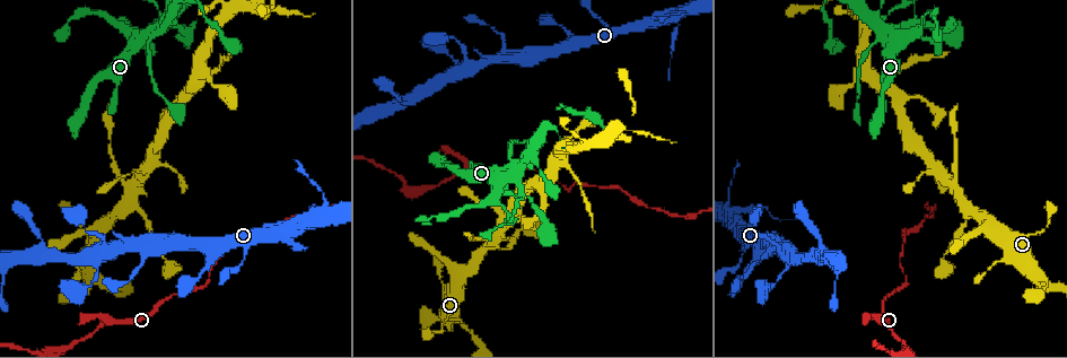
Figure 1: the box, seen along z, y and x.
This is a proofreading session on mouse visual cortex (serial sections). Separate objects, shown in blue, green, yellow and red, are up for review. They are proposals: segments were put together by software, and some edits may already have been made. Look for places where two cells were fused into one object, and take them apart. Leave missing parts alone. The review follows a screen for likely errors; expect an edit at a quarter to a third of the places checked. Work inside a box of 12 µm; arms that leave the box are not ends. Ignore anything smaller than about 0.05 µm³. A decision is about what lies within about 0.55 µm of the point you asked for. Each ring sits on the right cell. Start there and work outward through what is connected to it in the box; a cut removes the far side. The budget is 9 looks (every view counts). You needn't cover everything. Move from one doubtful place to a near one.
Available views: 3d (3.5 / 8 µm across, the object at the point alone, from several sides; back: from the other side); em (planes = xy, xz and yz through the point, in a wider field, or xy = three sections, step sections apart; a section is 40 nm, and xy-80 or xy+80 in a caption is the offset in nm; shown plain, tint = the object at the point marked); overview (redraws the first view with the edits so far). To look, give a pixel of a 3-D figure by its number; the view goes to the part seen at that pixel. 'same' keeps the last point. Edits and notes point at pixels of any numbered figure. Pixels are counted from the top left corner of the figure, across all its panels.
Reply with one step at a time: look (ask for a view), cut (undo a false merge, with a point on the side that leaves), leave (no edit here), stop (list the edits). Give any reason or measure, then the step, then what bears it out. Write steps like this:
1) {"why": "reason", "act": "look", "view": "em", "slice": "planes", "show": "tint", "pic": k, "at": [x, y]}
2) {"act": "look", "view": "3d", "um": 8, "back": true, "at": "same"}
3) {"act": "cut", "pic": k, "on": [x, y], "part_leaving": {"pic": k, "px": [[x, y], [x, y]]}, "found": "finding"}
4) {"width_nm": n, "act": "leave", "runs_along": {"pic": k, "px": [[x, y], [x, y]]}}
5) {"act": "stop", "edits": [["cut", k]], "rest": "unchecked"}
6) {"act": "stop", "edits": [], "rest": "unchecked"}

{"why": "four arms meet", "act": "look", "view": "3d", "um": 3.5, "pic": 1, "at": [126, 204]}

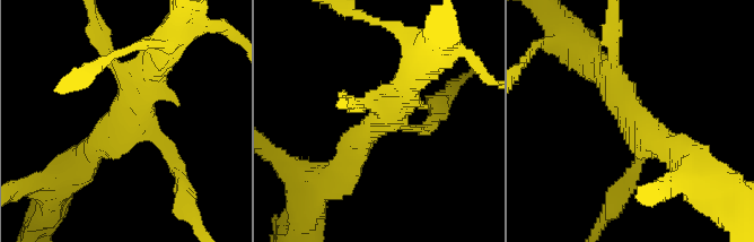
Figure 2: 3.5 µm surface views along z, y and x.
{"why": "need the tissue", "act": "look", "view": "em", "slice": "xy", "step": 2, "show": "tint", "pic": 2, "at": [126, 113]}

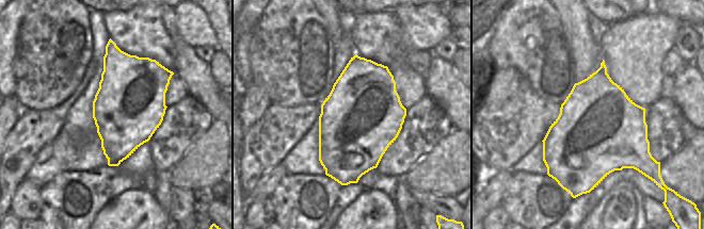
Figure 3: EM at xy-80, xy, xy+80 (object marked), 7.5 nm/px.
{"act": "look", "view": "em", "slice": "planes", "show": "tint", "at": "same"}

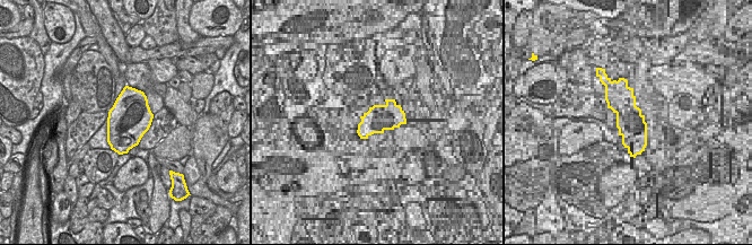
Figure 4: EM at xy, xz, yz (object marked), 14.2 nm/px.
{"arm_widths_nm": [150, 200, 350, 350], "act": "leave", "runs_along": {"pic": 2, "px": [[682, 157], [652, 140], [592, 60]]}, "found": "all the same cell"}

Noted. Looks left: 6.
{"why": "small branch off a trunk", "act": "look", "view": "3d", "um": 3.5, "pic": 1, "at": [200, 72]}

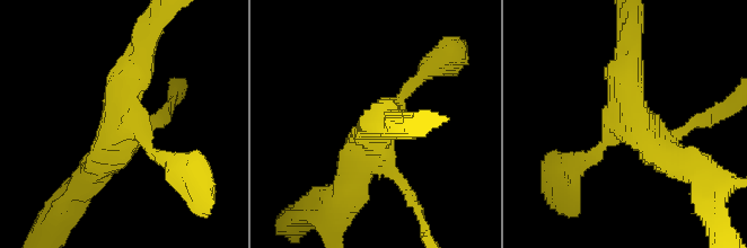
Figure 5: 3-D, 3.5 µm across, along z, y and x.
{"act": "look", "view": "em", "slice": "xy", "step": 1, "show": "tint", "pic": 5, "at": [639, 125]}

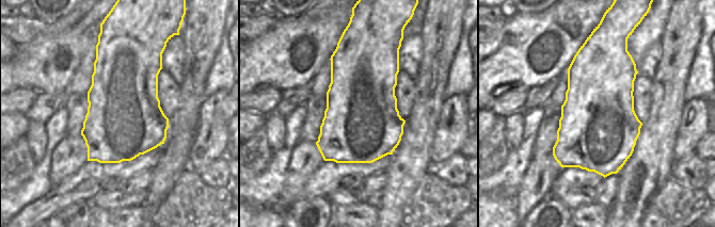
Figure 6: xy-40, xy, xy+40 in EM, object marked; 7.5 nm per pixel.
{"width_nm": 600, "act": "leave", "runs_along": {"pic": 5, "px": [[690, 161], [640, 130], [629, 56]]}, "found": "all the same cell"}

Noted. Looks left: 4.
{"why": "narrows sharply", "act": "look", "view": "3d", "um": 8, "pic": 1, "at": [521, 196]}

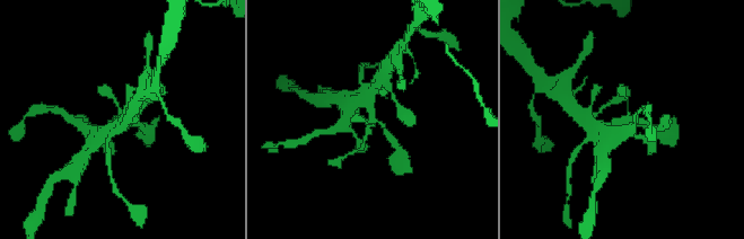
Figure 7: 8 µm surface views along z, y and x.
{"why": "need the tissue", "act": "look", "view": "em", "slice": "xy", "step": 5, "show": "tint", "pic": 7, "at": [627, 119]}

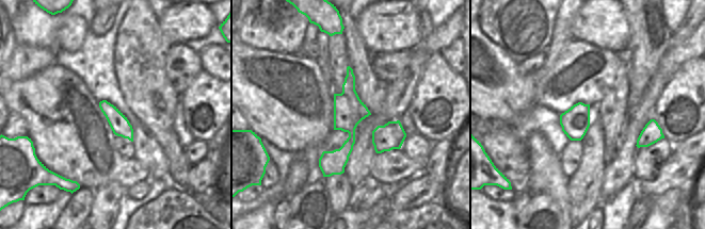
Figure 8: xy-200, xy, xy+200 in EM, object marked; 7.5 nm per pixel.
{"width_nm": 240, "act": "leave", "runs_along": {"pic": 7, "px": [[602, 131], [621, 121], [653, 126]]}, "found": "continuous, no second cell"}

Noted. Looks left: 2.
{"act": "stop", "edits": [], "rest": "unchecked"}

